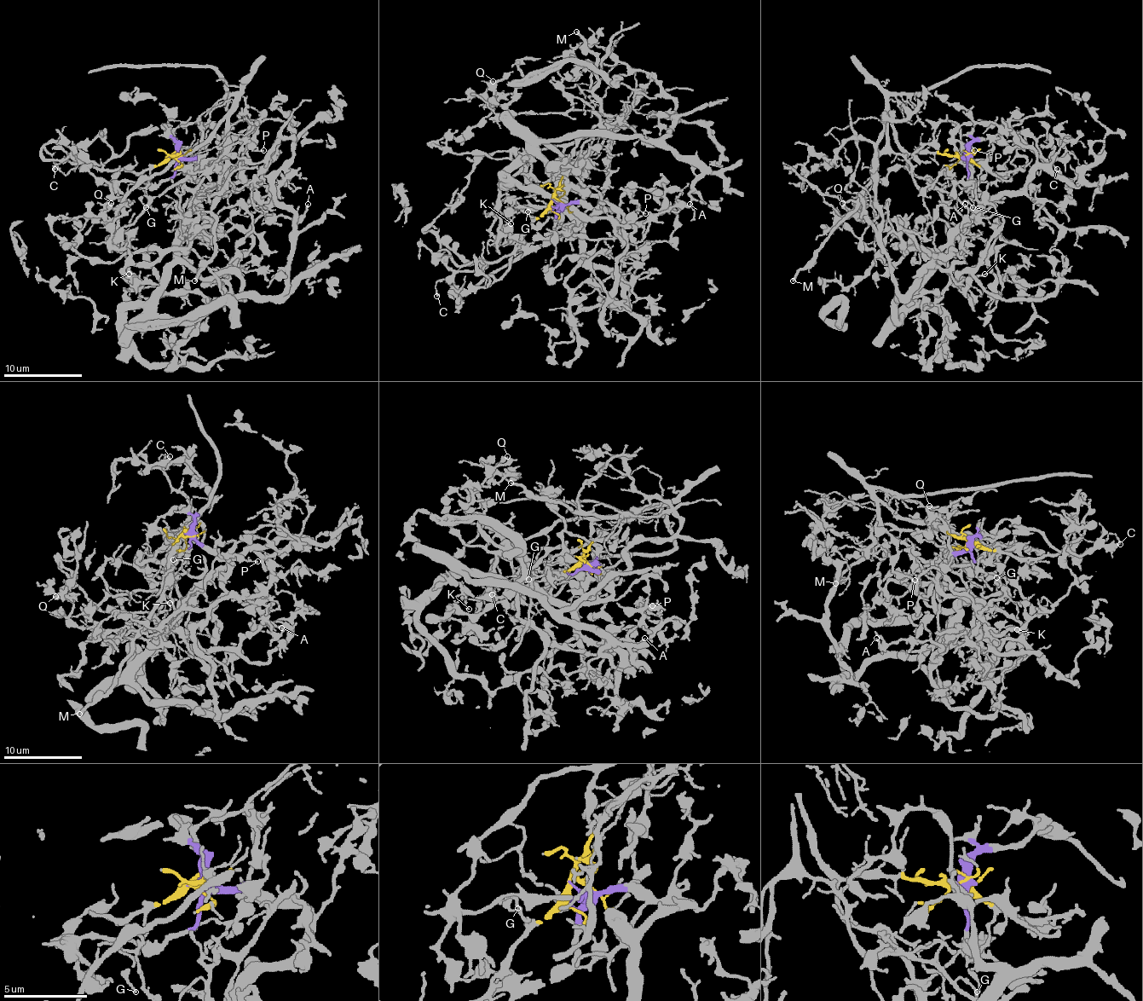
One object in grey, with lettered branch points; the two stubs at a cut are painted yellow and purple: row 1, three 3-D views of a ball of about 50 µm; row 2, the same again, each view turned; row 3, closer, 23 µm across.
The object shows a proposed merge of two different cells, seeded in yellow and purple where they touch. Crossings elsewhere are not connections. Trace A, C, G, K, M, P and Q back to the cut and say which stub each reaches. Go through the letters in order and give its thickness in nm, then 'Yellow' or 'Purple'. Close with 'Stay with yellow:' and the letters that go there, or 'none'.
A: Thickness 160 nm. Purple
C: Thickness 170 nm. Yellow
G: Thickness 110 nm. Yellow
K: Thickness 150 nm. Purple
M: Thickness 240 nm. Yellow
P: Thickness 80 nm. Purple
Q: Thickness 360 nm. Purple
Stay with yellow: C, G, M

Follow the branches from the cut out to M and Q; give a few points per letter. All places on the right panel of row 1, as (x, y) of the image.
M: (961, 155), (908, 153), (886, 122), (886, 146), (861, 202), (792, 281)
Q: (961, 155), (983, 202), (936, 250), (910, 250), (886, 263), (863, 242), (867, 224), (841, 202)

